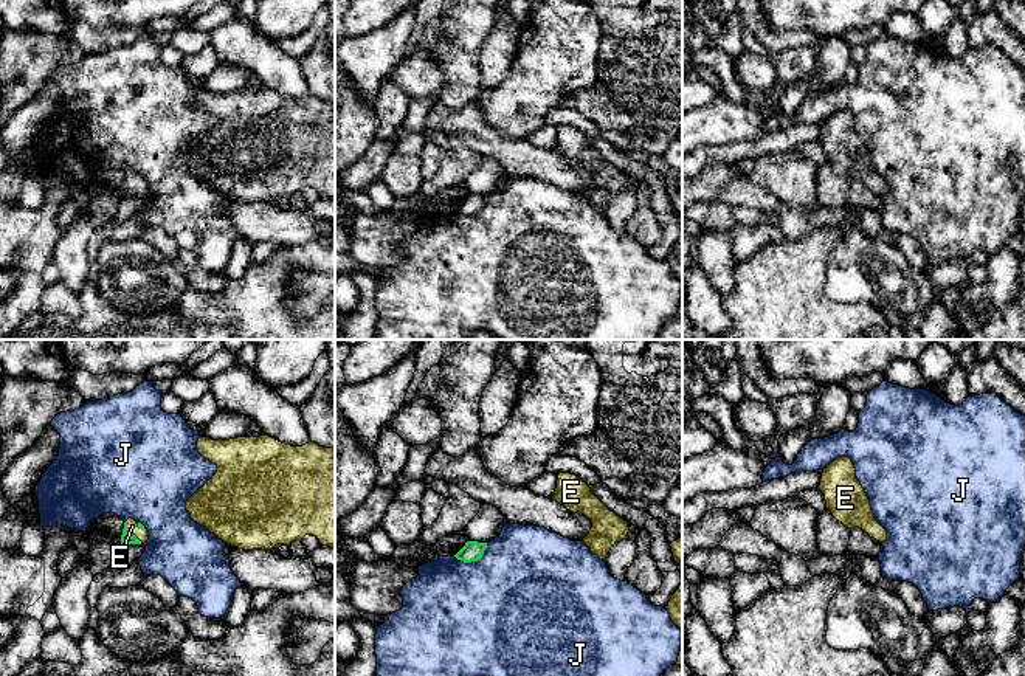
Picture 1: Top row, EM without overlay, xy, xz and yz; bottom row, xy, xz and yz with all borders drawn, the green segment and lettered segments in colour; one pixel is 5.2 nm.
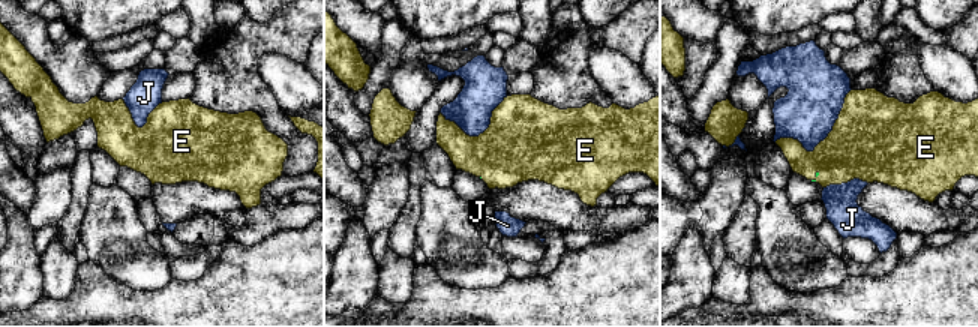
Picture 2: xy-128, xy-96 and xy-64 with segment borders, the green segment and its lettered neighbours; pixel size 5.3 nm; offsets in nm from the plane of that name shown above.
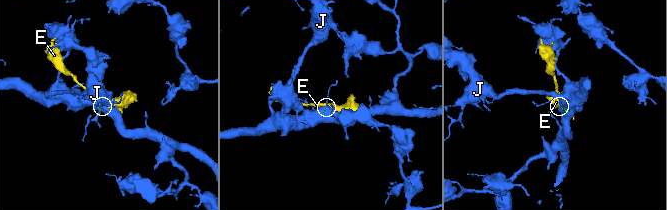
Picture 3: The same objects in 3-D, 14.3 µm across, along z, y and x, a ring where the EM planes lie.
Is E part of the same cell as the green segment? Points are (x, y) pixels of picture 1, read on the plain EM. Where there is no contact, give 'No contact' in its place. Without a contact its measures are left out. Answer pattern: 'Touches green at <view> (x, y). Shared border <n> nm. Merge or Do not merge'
Touches green at xy (129, 186). Shared border 140 nm. Merge

